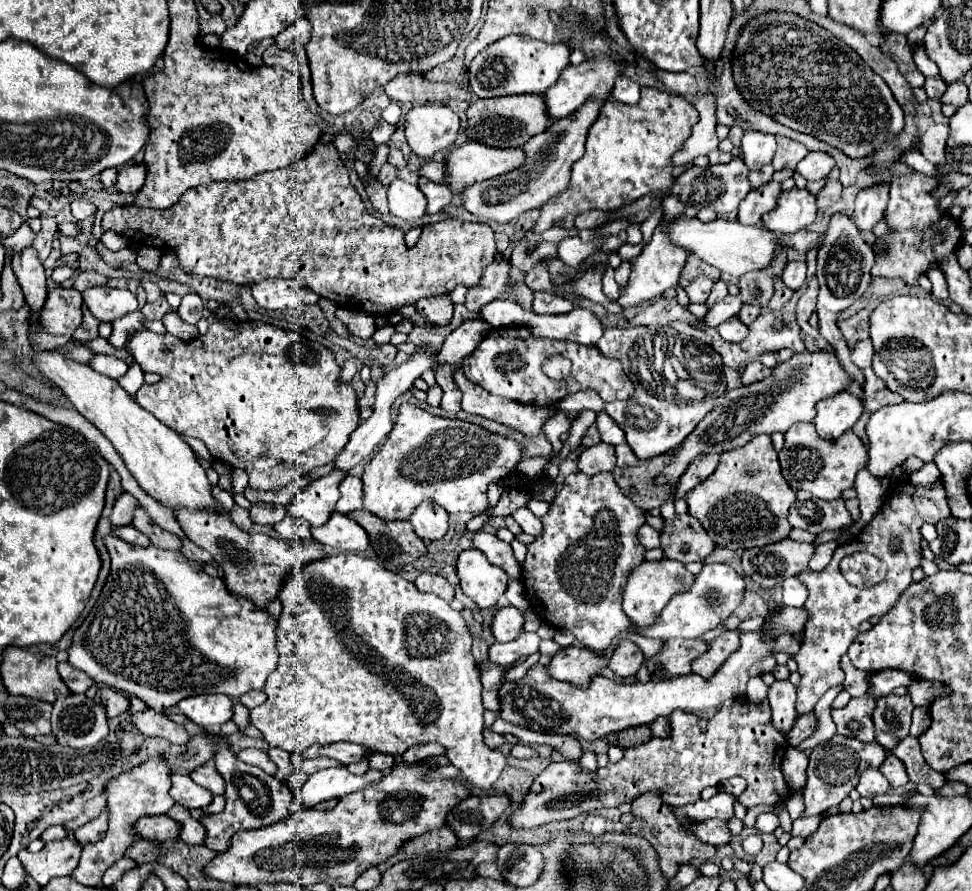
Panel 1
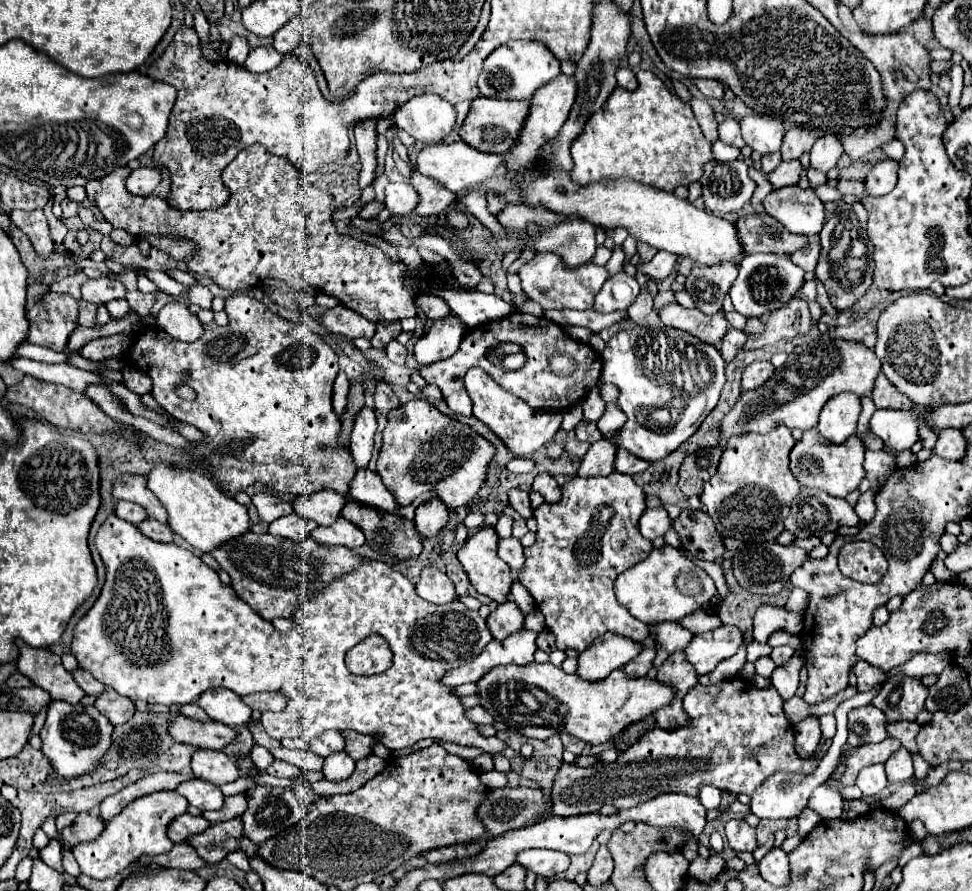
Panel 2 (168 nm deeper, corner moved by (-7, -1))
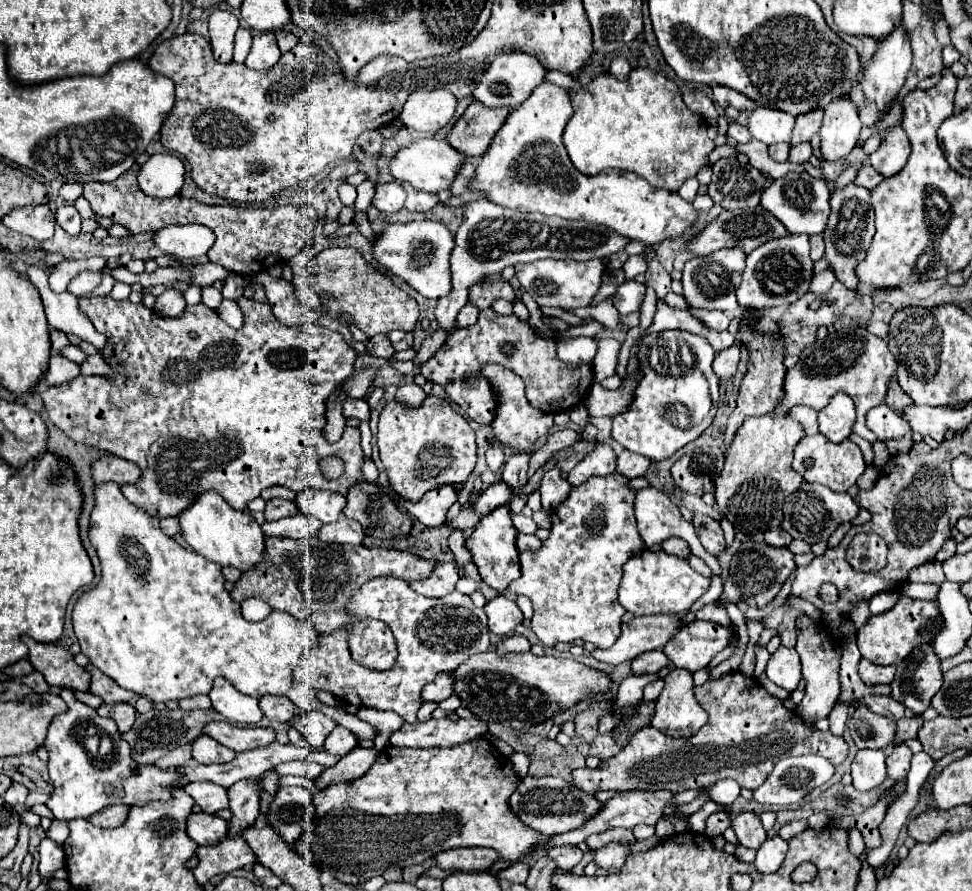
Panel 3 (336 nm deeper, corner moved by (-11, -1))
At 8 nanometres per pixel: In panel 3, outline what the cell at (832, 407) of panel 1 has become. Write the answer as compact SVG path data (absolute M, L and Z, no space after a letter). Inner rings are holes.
M835 394L831 402L817 412L819 430L831 442L843 442L849 438L855 424L855 404L847 394Z

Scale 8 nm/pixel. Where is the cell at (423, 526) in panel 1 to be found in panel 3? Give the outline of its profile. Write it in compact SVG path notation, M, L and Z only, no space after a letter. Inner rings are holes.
M443 484L435 490L429 490L419 502L411 504L399 498L399 506L413 518L417 518L427 528L443 526L447 510L457 502L457 490L453 484Z

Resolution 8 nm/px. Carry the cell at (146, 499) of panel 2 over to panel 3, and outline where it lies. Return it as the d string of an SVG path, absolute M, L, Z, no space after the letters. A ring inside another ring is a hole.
M101 454L97 460L91 462L91 474L95 484L101 484L101 482L135 484L139 480L139 472L141 470L133 462L111 454Z

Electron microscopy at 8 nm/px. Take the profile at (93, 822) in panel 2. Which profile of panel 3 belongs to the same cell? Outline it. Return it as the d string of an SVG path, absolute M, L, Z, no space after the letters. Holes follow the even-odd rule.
M107 806L105 810L89 818L89 822L99 828L117 828L127 820L127 814L129 814L127 806Z

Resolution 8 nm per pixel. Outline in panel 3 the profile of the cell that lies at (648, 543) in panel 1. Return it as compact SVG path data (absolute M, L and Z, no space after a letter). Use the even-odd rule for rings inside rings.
M653 486L635 492L635 520L647 548L677 536L689 544L693 554L703 556L707 552L701 546L691 522L681 516L679 508L665 492L659 492Z

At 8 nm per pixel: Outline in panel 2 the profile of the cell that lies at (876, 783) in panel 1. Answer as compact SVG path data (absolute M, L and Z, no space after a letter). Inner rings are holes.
M873 764L869 768L863 768L859 772L857 786L861 788L863 796L877 796L877 794L881 794L885 790L885 786L887 786L887 774L885 774L883 764Z

